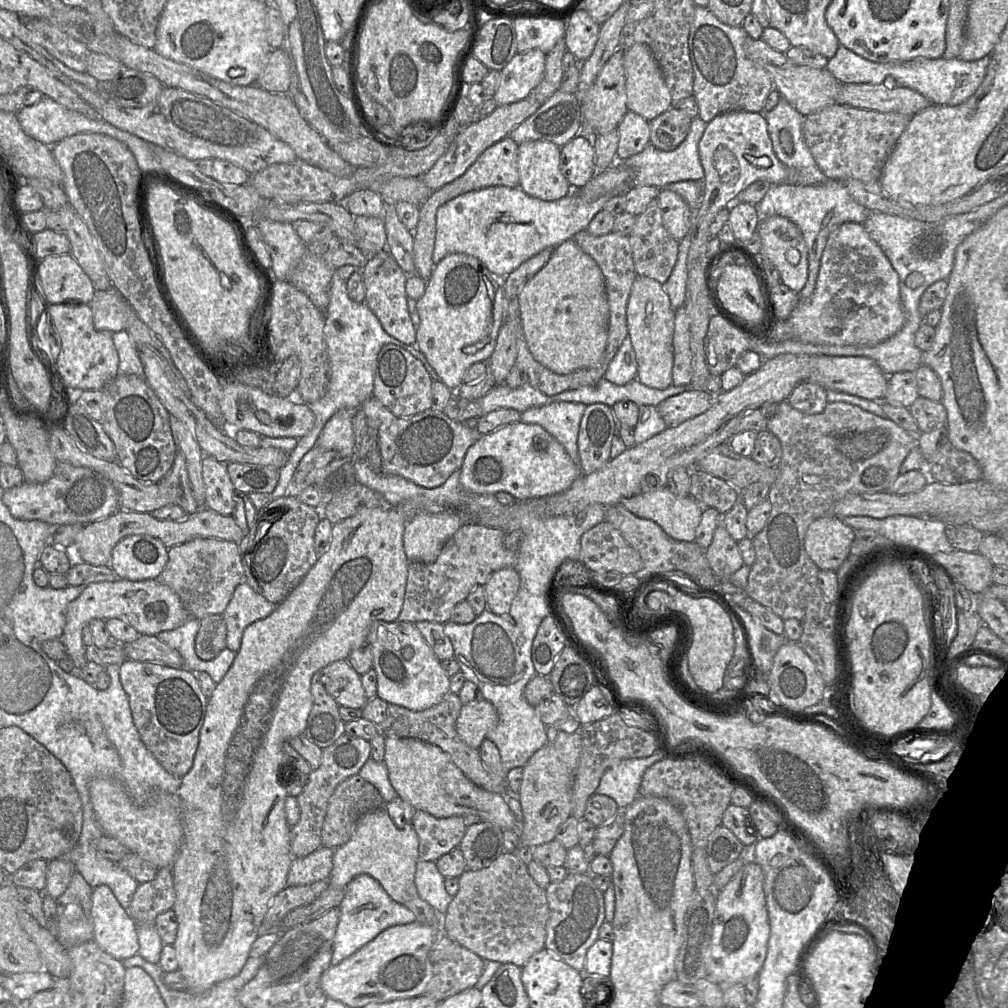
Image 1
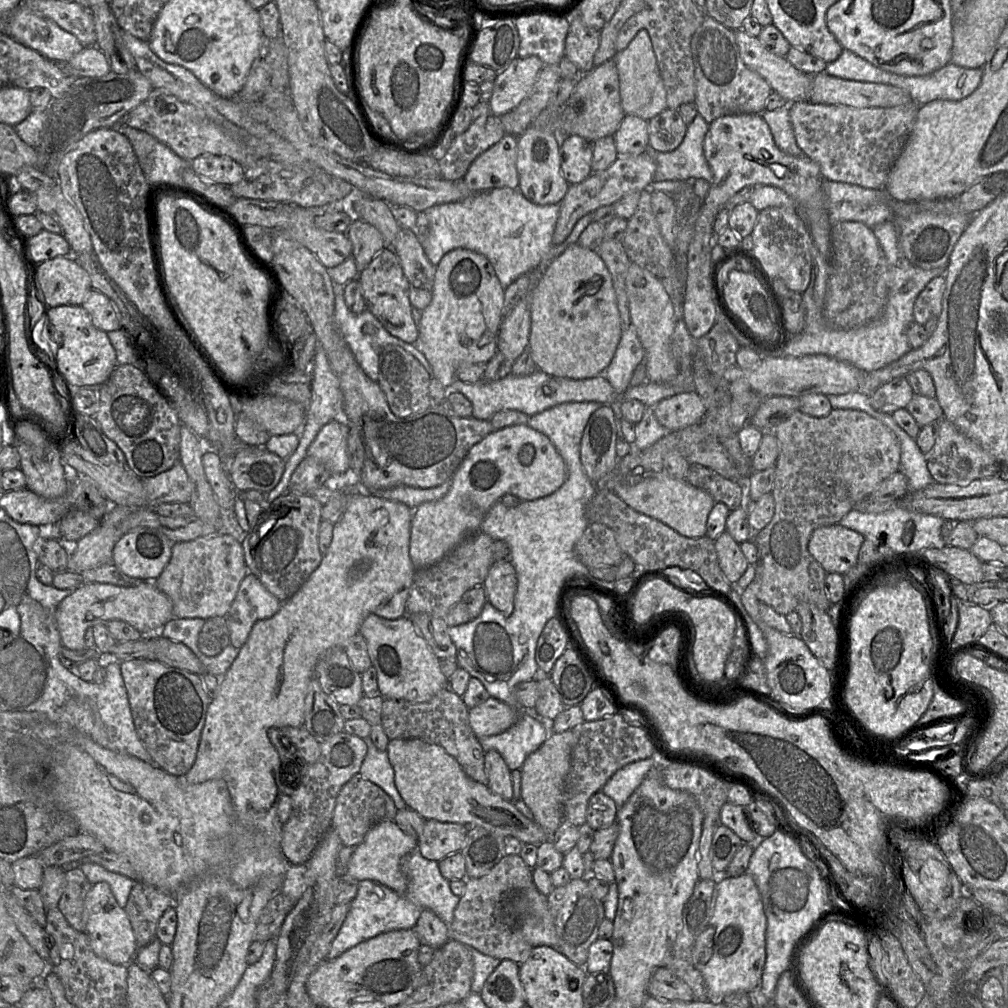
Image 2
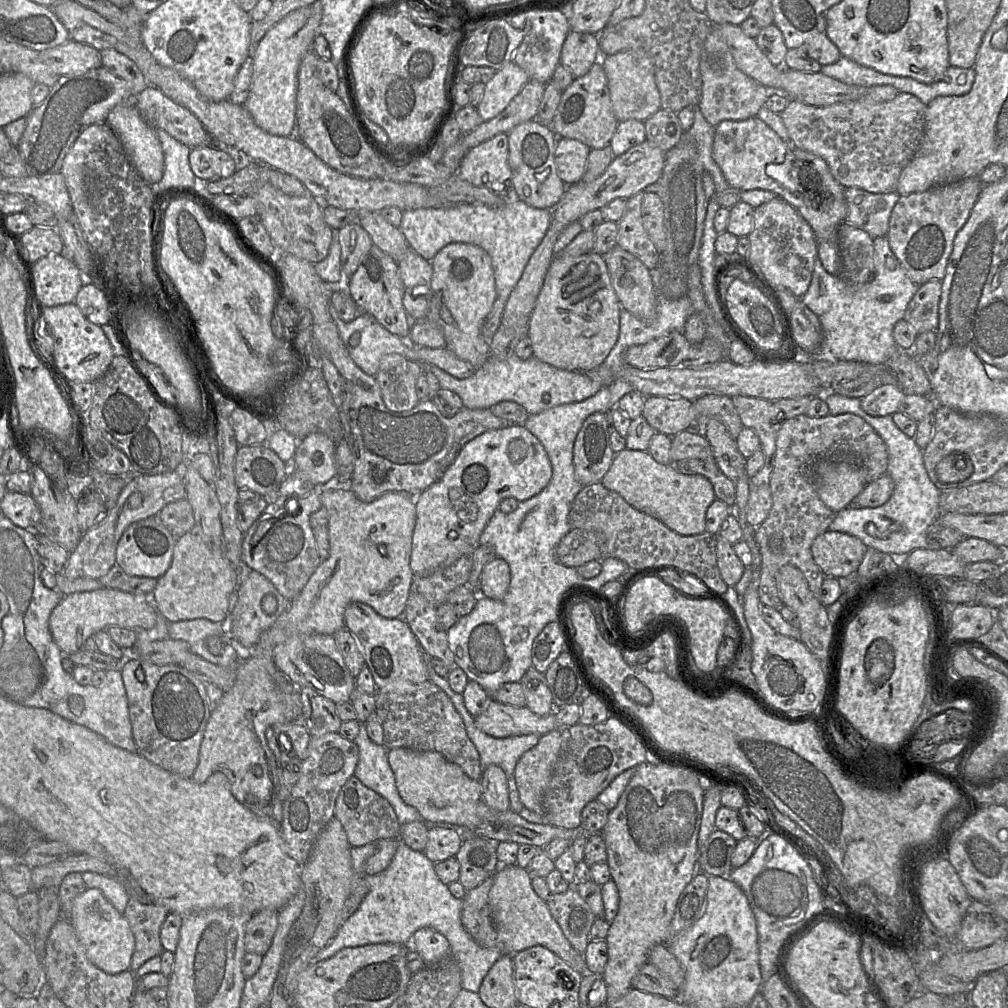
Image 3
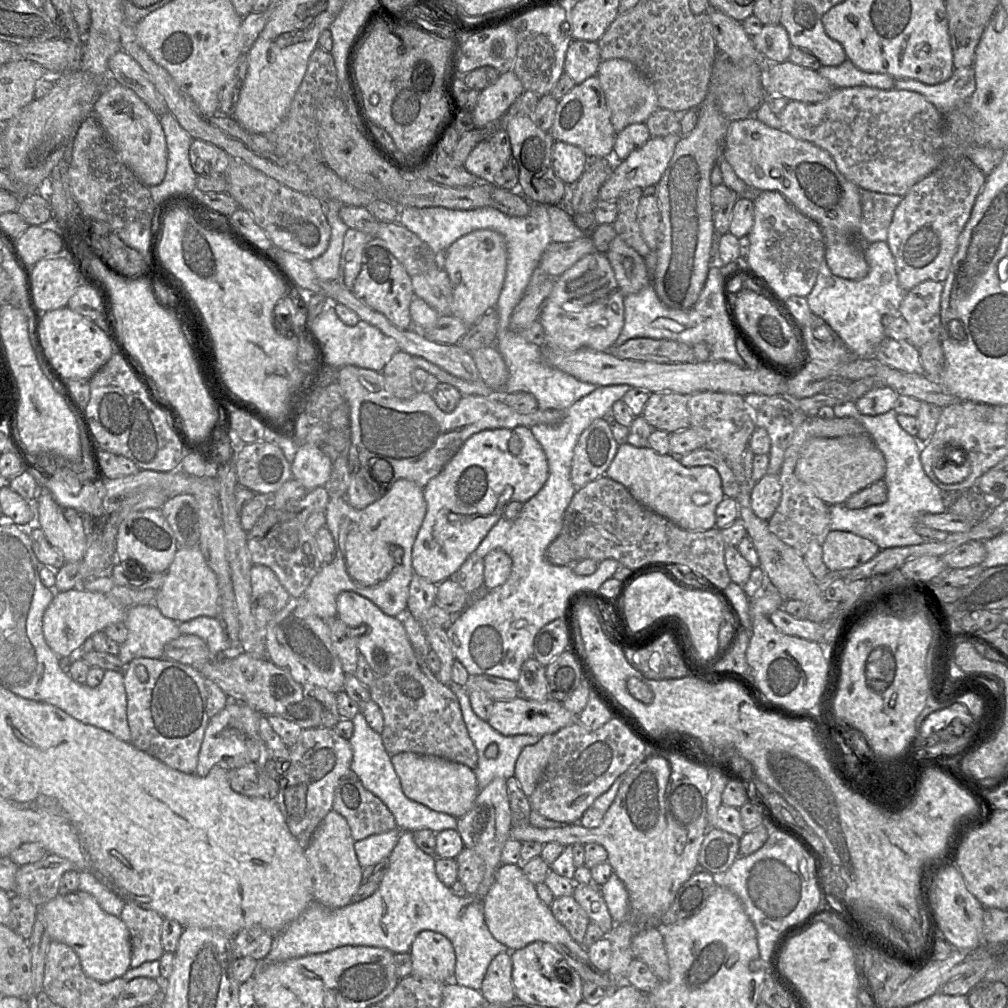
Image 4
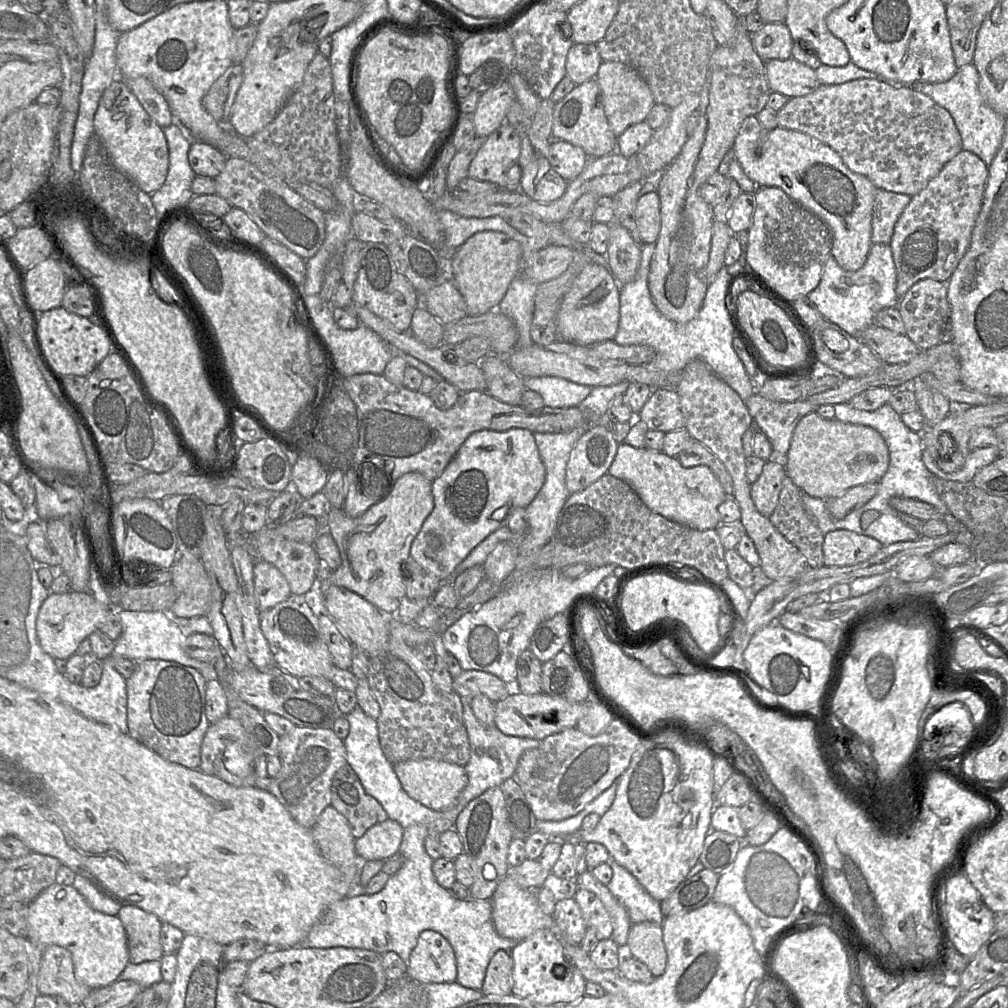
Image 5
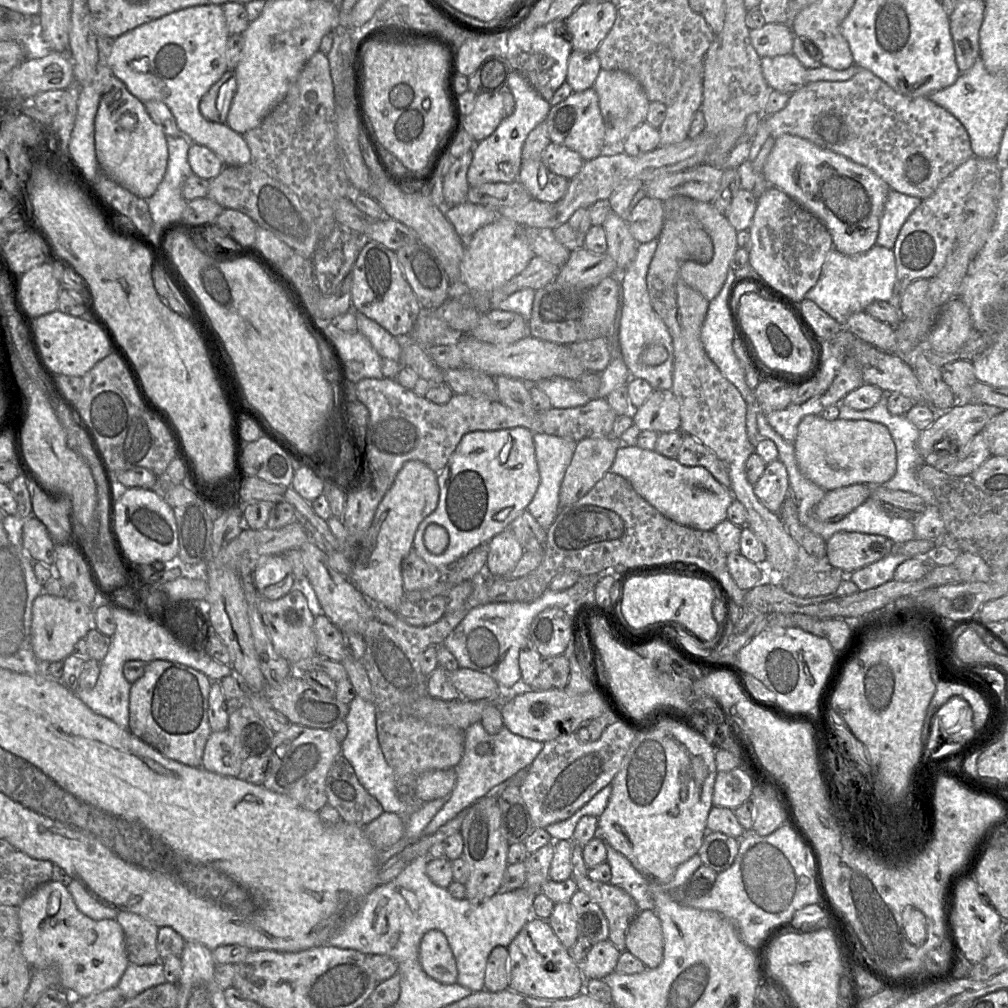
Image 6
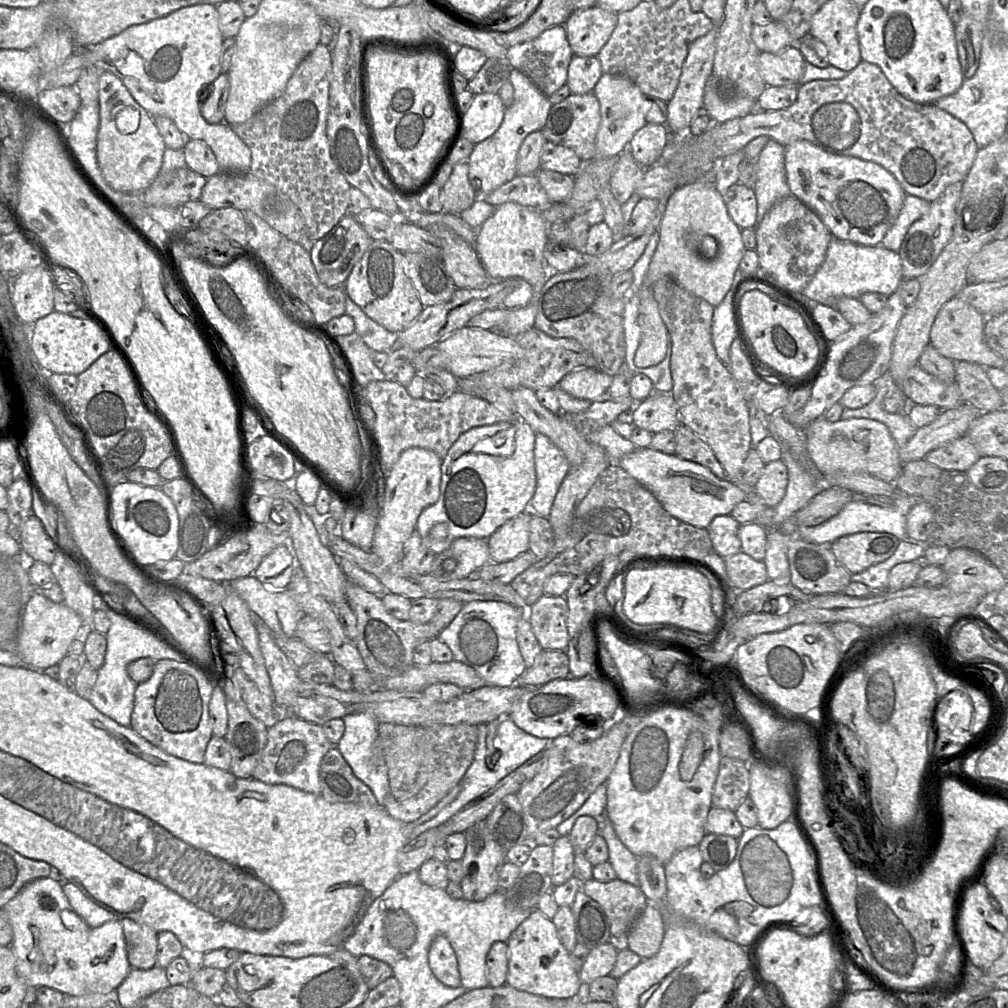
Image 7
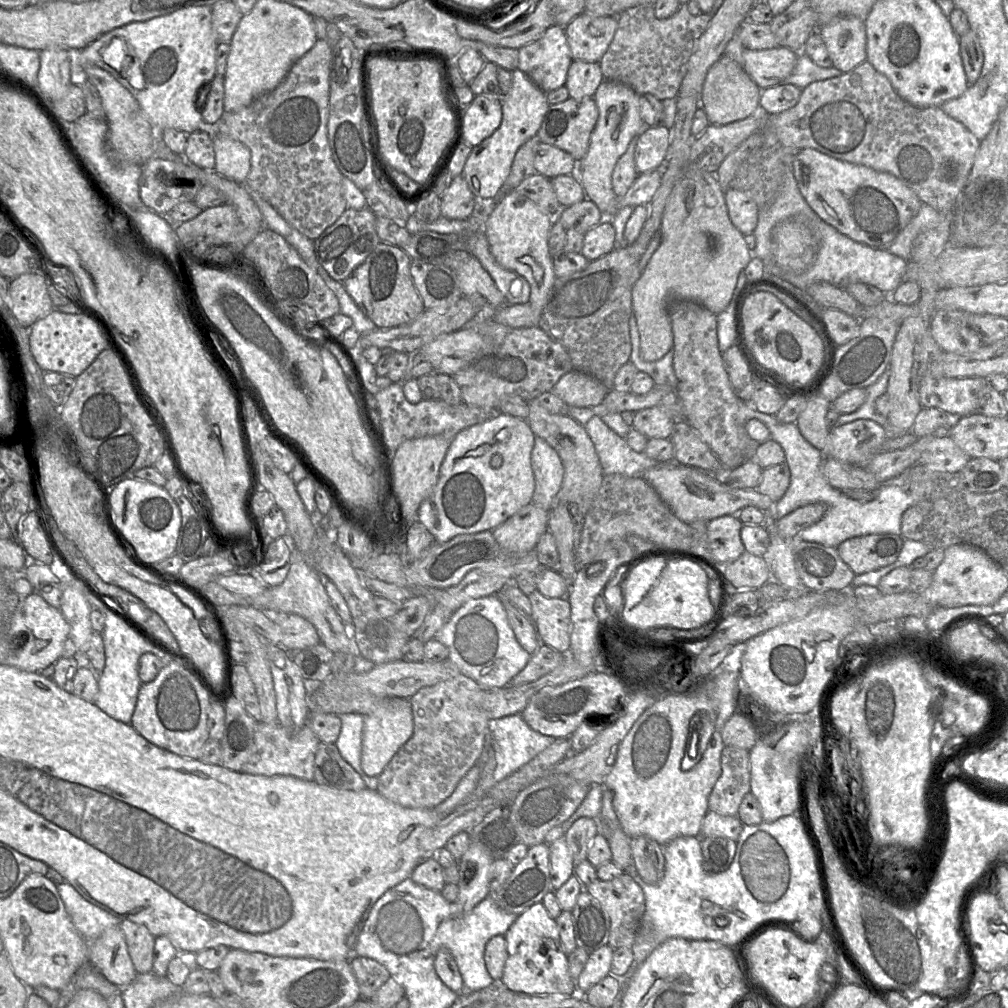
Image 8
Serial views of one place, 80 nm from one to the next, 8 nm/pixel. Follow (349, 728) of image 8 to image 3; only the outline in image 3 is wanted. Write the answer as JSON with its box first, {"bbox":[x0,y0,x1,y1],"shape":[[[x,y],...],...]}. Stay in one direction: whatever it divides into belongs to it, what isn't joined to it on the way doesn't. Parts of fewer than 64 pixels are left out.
{"bbox":[354,722,453,830],"shape":[[[361,722],[360,731],[357,737],[354,739],[354,742],[359,751],[358,763],[355,768],[354,775],[365,786],[388,800],[396,813],[400,825],[414,821],[423,821],[428,824],[429,830],[435,825],[453,827],[451,824],[435,824],[427,822],[415,807],[410,806],[403,801],[397,790],[395,775],[388,761],[388,749],[386,749],[383,745],[375,744],[370,739],[365,723]]]}

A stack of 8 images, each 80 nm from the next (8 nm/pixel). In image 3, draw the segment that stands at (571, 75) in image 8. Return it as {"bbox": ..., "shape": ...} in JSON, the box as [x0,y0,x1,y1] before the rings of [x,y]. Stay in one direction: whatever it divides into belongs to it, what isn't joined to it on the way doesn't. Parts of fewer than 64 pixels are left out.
{"bbox":[560,30,600,78],"shape":[[[571,30],[562,46],[560,64],[568,68],[575,78],[585,75],[600,60],[599,34]]]}

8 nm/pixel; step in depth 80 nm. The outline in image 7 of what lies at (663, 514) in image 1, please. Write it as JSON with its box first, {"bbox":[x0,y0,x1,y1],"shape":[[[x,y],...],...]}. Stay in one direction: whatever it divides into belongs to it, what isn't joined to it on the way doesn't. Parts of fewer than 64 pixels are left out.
{"bbox":[617,448,746,528],"shape":[[[637,448],[617,462],[641,485],[648,489],[674,518],[695,526],[708,528],[719,515],[731,515],[733,508],[746,499],[746,493],[728,479],[719,479],[707,467],[666,455],[648,448]]]}

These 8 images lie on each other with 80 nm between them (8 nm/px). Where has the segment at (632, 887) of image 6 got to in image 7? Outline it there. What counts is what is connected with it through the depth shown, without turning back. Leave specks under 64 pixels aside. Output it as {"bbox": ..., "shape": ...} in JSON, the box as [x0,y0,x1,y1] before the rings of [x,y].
{"bbox":[599,815,640,885],"shape":[[[604,815],[599,819],[599,833],[607,843],[609,850],[608,862],[613,866],[618,879],[640,885],[637,874],[637,857],[618,838],[611,821]]]}

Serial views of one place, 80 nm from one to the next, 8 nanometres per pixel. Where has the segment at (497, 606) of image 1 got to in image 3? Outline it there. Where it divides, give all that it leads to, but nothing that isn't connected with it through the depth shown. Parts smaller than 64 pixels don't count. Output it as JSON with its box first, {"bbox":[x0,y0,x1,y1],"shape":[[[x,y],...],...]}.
{"bbox":[477,557,510,600],"shape":[[[495,557],[484,566],[477,591],[480,596],[502,600],[508,592],[510,580],[509,564]]]}

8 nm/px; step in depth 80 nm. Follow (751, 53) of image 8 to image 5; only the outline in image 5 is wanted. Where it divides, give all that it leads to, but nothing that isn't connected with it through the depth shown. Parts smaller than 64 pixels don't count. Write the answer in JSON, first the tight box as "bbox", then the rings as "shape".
{"bbox":[764,56,820,98],"shape":[[[791,56],[786,60],[764,61],[764,66],[770,90],[788,98],[810,94],[820,86],[815,70]]]}

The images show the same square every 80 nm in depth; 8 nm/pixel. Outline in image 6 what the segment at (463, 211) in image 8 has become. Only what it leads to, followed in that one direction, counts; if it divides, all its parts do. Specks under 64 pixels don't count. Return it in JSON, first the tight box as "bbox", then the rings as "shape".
{"bbox":[443,149,473,206],"shape":[[[473,149],[454,160],[448,174],[444,177],[443,196],[446,206],[456,206],[467,202],[470,185],[467,172],[473,158]]]}

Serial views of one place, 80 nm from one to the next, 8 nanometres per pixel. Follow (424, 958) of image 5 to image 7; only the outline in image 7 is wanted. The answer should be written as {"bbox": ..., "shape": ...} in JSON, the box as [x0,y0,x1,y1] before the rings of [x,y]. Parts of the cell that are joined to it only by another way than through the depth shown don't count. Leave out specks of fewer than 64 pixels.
{"bbox":[428,935,461,988],"shape":[[[437,935],[428,951],[432,973],[444,985],[456,988],[461,985],[456,954],[444,935]]]}

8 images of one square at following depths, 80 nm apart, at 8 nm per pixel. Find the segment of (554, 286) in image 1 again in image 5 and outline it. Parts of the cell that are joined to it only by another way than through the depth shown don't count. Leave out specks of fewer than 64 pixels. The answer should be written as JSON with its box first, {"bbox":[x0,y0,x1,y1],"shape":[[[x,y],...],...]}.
{"bbox":[556,262,620,346],"shape":[[[594,262],[587,263],[561,299],[556,318],[560,340],[584,346],[614,340],[619,320],[620,285],[608,267]]]}

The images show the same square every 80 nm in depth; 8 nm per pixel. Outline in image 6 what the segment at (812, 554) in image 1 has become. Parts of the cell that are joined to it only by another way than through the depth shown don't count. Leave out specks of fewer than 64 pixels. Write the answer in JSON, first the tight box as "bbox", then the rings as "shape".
{"bbox":[826,532,895,574],"shape":[[[837,532],[826,541],[826,559],[845,574],[888,556],[895,543],[882,535]]]}

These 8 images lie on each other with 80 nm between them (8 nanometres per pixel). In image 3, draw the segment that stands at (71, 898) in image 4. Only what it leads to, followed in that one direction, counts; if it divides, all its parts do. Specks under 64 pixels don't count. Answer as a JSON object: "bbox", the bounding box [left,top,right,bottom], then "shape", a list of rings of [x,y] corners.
{"bbox":[67,888,135,974],"shape":[[[86,888],[73,900],[67,918],[83,944],[88,959],[108,974],[118,974],[130,969],[135,947],[135,937],[129,923],[98,888]]]}

